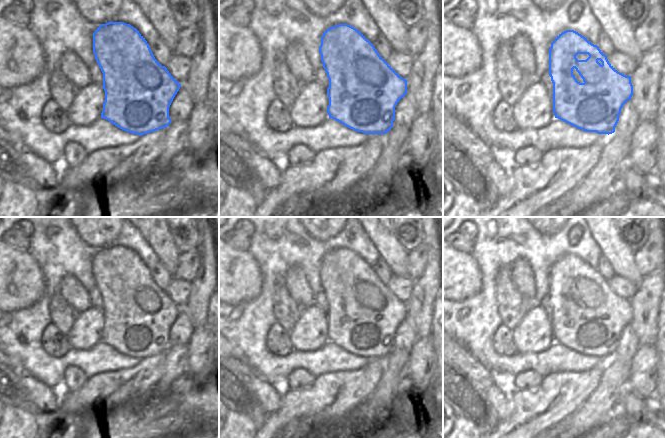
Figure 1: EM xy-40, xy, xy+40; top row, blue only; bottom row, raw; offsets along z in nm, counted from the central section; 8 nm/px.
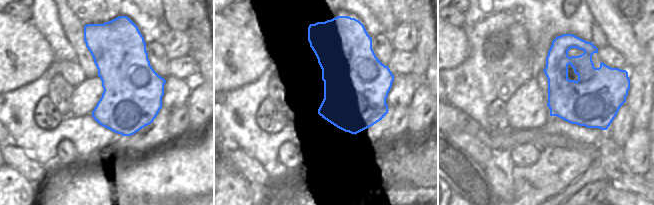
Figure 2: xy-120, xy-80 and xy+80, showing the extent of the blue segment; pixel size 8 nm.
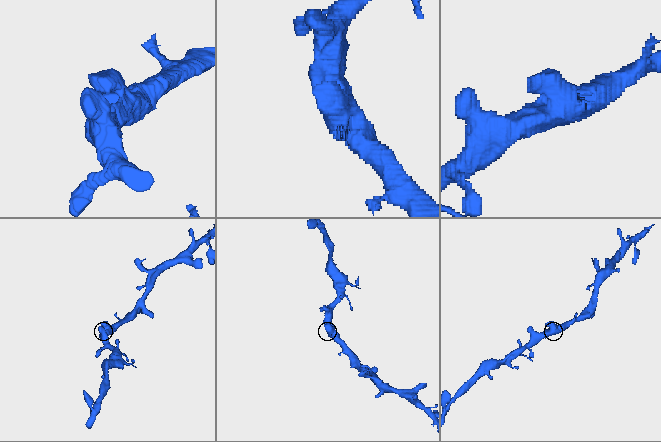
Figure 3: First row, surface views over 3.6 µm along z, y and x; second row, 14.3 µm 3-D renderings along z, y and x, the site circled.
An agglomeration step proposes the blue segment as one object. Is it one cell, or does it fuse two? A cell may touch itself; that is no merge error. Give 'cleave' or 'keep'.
keep

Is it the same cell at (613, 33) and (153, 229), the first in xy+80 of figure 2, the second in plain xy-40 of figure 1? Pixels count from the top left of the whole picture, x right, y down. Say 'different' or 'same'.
same

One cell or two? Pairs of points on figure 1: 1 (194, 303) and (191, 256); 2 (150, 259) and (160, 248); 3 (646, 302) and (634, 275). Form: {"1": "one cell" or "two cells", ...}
{"1": "two cells", "2": "two cells", "3": "two cells"}

